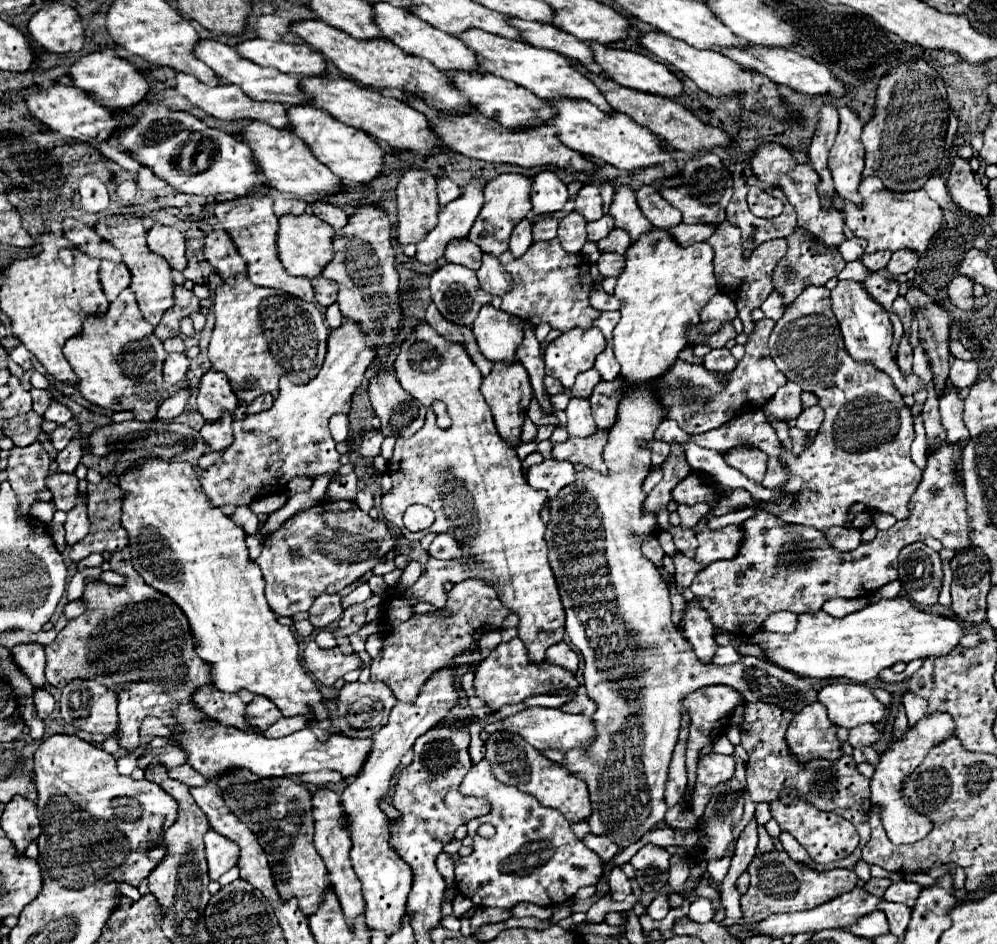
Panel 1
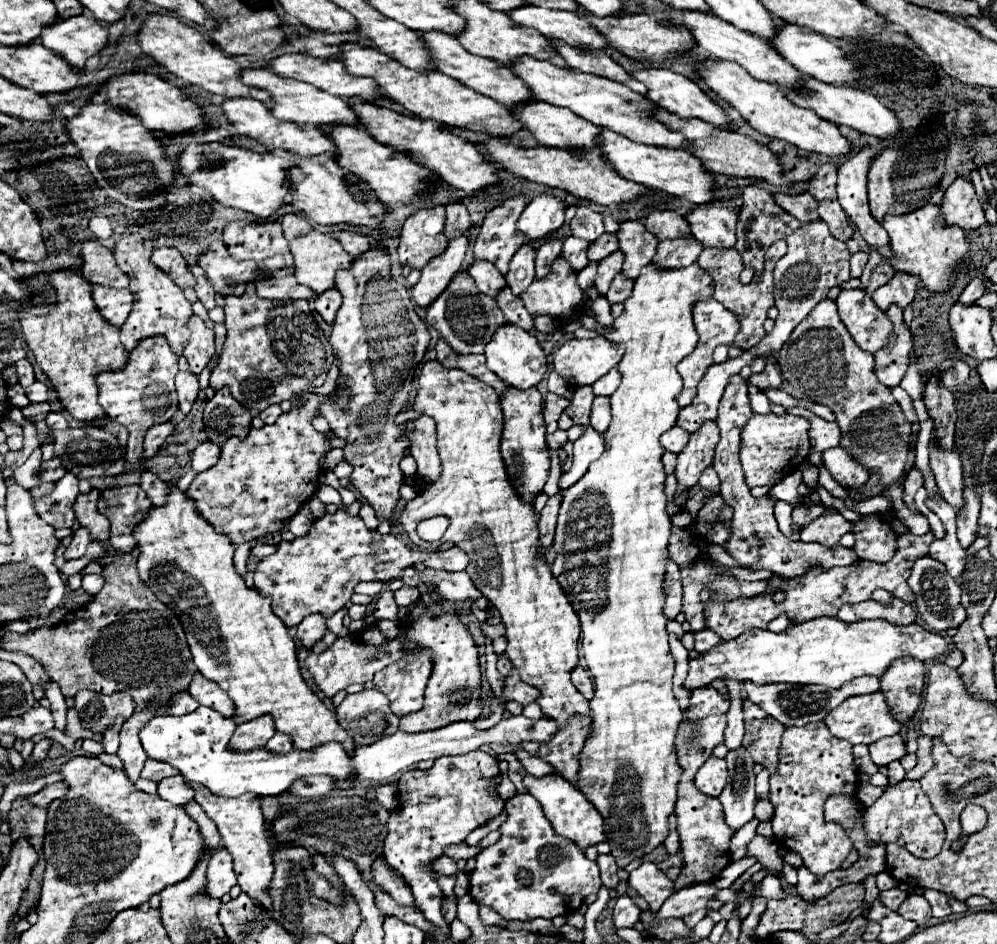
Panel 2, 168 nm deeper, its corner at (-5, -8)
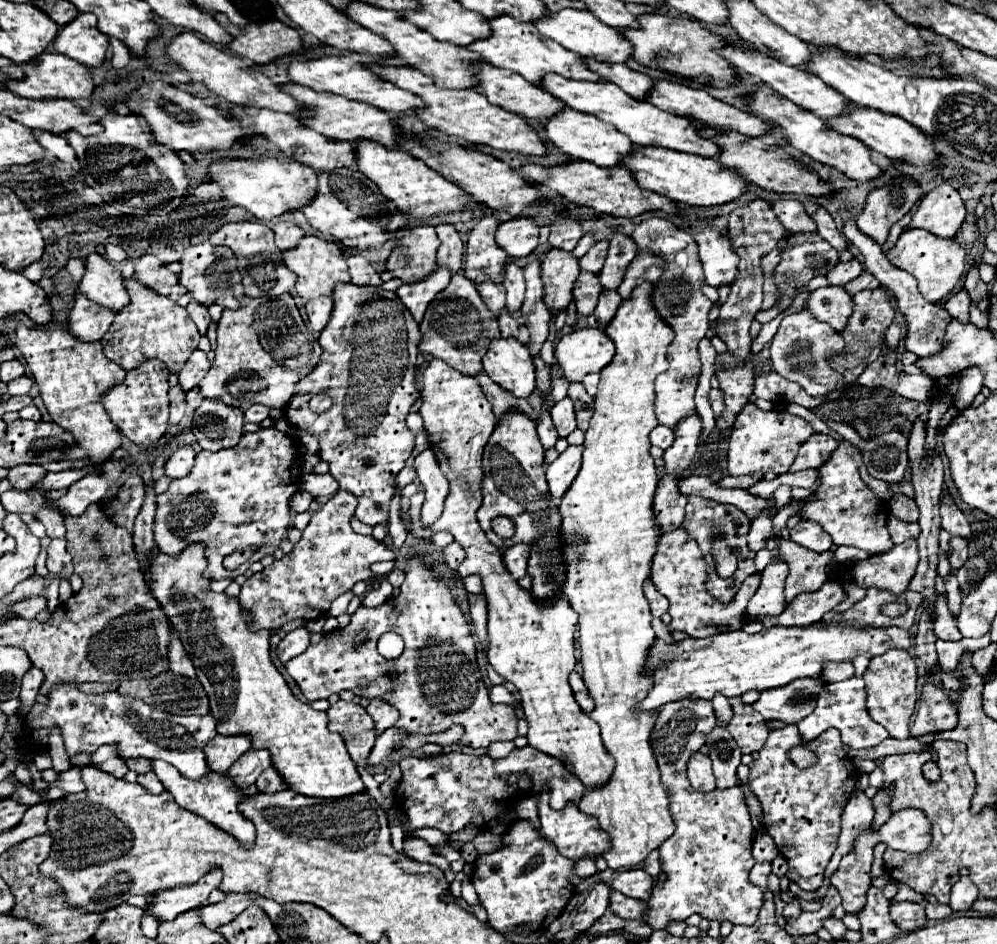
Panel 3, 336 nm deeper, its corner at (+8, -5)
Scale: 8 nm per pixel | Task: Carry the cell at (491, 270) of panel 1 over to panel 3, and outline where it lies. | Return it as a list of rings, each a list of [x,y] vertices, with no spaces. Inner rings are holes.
[[[507,309],[501,311],[501,315],[497,317],[499,319],[499,327],[501,327],[501,337],[515,337],[519,339],[521,343],[527,343],[529,341],[529,331],[525,325],[519,325],[511,313]]]

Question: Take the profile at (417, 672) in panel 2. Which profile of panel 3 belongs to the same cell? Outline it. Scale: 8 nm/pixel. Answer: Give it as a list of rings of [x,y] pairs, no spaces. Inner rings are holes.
[[[373,699],[369,705],[367,705],[367,713],[375,719],[375,729],[377,729],[377,735],[383,733],[385,729],[393,727],[395,721],[399,719],[399,711],[389,705],[389,701],[385,699]]]

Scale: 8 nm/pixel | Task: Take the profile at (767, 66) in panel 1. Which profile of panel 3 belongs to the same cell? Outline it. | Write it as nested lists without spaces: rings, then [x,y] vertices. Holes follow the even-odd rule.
[[[849,103],[839,117],[825,119],[825,123],[833,127],[837,133],[851,135],[859,139],[861,143],[865,143],[869,149],[875,149],[889,159],[901,159],[901,161],[909,161],[915,165],[931,165],[937,159],[937,151],[933,143],[917,127],[913,127],[911,123],[907,123],[905,119],[897,115],[881,113],[879,109],[869,109],[869,107],[859,107],[859,105]]]

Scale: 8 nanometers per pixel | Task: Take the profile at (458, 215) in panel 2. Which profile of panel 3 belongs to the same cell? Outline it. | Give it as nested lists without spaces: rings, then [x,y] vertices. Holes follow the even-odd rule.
[[[439,223],[435,227],[439,239],[441,239],[441,245],[437,249],[437,265],[445,265],[449,269],[453,269],[453,273],[461,271],[463,265],[461,265],[461,257],[463,257],[463,241],[461,241],[461,235],[459,231],[455,229],[455,225],[451,223]]]

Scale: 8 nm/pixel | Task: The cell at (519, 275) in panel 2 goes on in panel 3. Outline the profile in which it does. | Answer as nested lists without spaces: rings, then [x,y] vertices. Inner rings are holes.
[[[507,261],[503,265],[505,269],[505,281],[503,281],[503,287],[507,291],[507,309],[513,313],[517,309],[521,309],[521,303],[525,299],[525,279],[523,279],[523,269],[513,263],[513,261]]]

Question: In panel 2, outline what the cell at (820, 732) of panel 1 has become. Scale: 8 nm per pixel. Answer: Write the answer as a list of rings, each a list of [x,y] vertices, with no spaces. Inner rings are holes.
[[[824,722],[784,730],[778,766],[774,776],[770,776],[770,802],[774,804],[774,840],[782,850],[796,850],[802,856],[804,866],[816,876],[838,870],[852,850],[852,842],[846,836],[844,828],[836,822],[826,822],[824,802],[832,794],[854,796],[856,784],[858,770],[854,766],[852,744],[836,738]]]

